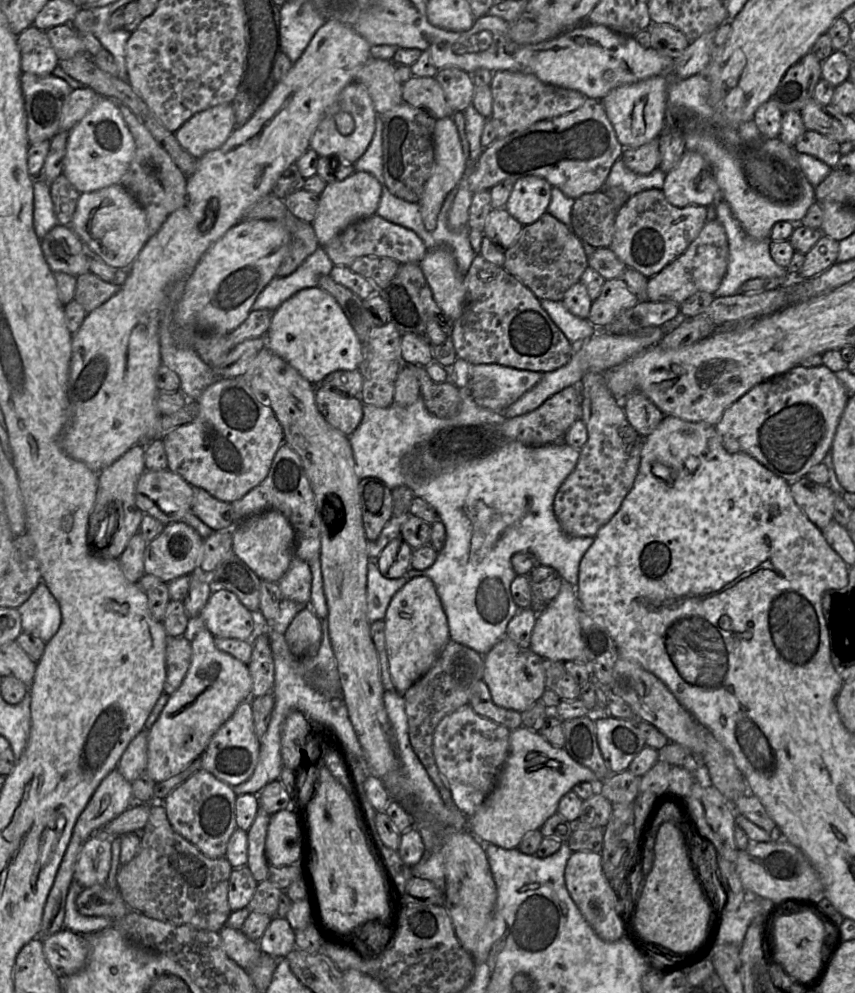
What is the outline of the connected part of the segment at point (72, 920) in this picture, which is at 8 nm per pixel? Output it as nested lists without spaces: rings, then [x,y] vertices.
[[[73,880],[66,898],[64,929],[85,937],[90,933],[113,926],[115,920],[105,917],[83,916],[78,912],[76,899],[82,890],[82,887]]]

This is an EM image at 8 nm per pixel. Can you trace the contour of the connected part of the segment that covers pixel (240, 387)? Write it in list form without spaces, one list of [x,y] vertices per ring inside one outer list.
[[[244,376],[223,378],[214,382],[203,391],[196,402],[198,404],[199,411],[195,419],[190,423],[180,425],[168,431],[163,436],[165,452],[168,460],[168,469],[181,476],[192,487],[202,488],[214,498],[231,504],[232,502],[241,499],[244,495],[246,495],[250,490],[259,485],[266,478],[276,452],[284,443],[283,428],[276,418],[273,410],[266,403],[262,403],[254,394]]]

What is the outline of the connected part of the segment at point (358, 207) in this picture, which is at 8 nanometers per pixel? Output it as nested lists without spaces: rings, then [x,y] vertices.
[[[355,171],[343,180],[327,183],[319,195],[317,213],[312,222],[319,246],[323,247],[351,223],[375,214],[380,202],[381,190],[378,180],[363,171]]]

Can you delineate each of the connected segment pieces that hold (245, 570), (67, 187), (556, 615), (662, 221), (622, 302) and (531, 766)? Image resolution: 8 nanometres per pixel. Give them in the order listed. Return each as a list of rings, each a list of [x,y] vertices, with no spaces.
[[[233,552],[209,574],[211,593],[228,590],[251,612],[259,612],[261,579]]]
[[[61,174],[50,184],[50,194],[58,224],[70,226],[80,193]]]
[[[563,581],[555,598],[539,610],[529,648],[546,661],[587,663],[577,616],[577,599],[575,586]]]
[[[662,189],[644,190],[630,197],[617,210],[613,239],[609,248],[627,268],[651,278],[684,253],[708,220],[709,206],[689,205],[679,208],[669,203]]]
[[[621,278],[605,280],[599,296],[592,301],[587,320],[602,330],[617,315],[640,301],[648,300],[642,300],[636,296]]]
[[[520,726],[509,735],[509,754],[498,774],[495,786],[473,816],[468,819],[469,831],[482,843],[491,843],[504,849],[517,848],[522,838],[533,830],[538,830],[546,820],[557,813],[562,796],[571,791],[579,782],[599,785],[596,774],[576,762],[565,748],[551,745],[539,732]]]

